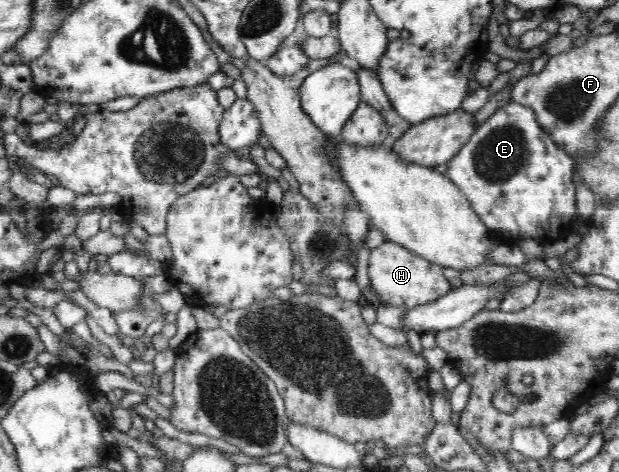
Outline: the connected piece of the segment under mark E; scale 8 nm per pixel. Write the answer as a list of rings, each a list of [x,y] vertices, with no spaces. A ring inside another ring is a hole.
[[[511,100],[500,105],[446,164],[446,176],[456,184],[476,216],[498,240],[504,235],[530,237],[538,244],[546,245],[572,232],[578,215],[573,181],[575,161],[554,143],[529,107]]]

